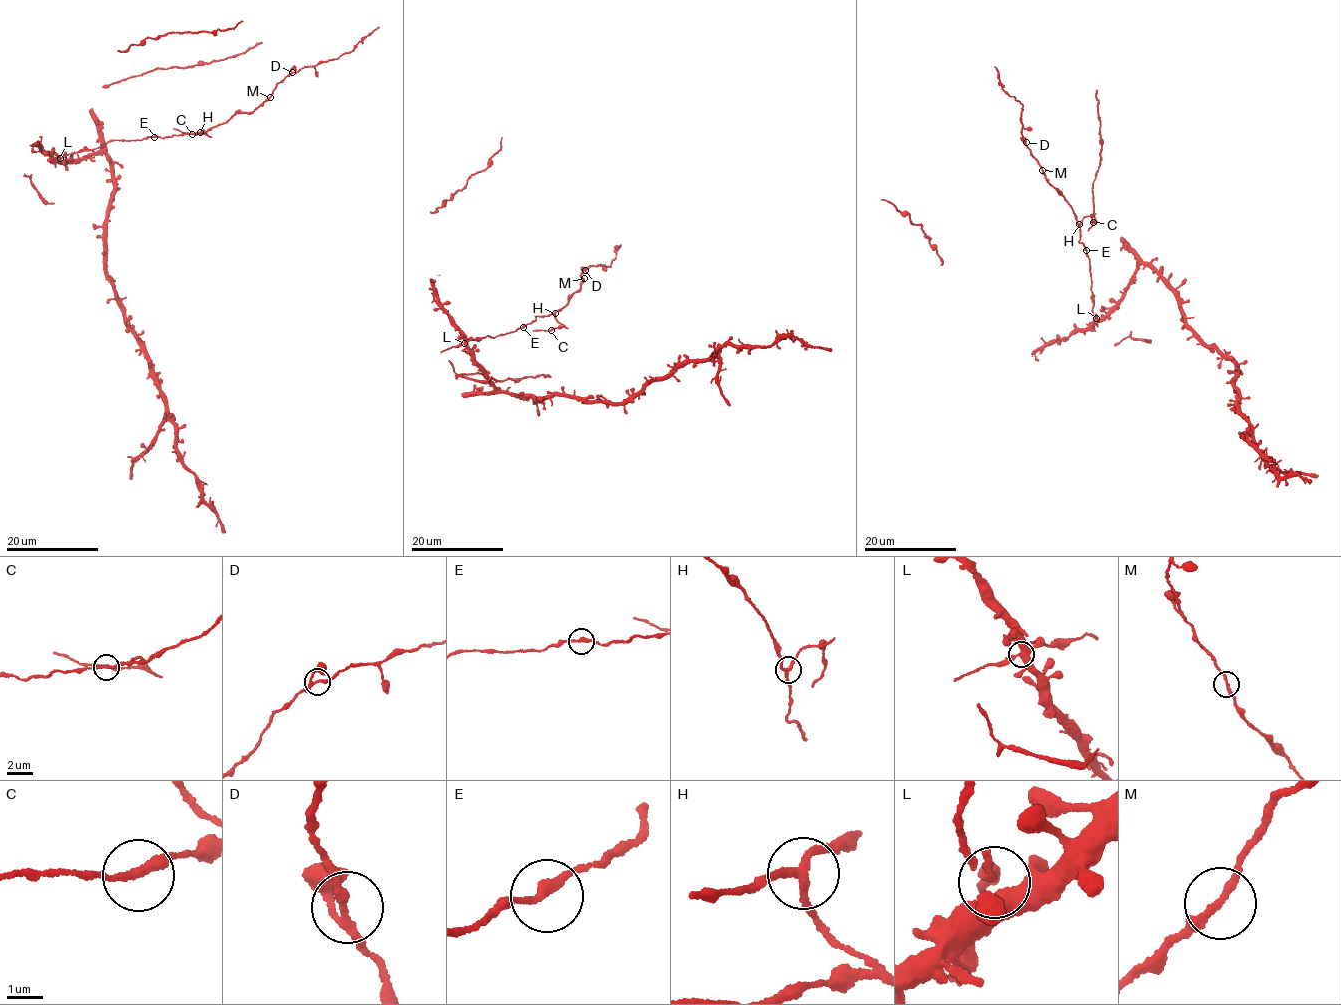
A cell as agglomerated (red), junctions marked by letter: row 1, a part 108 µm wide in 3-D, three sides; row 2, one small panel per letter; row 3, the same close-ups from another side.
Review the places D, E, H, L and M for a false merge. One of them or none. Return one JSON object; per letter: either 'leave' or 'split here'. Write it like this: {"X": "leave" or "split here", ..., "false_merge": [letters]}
{"D": "leave", "E": "leave", "H": "split here", "L": "leave", "M": "leave", "false_merge": ["H"]}

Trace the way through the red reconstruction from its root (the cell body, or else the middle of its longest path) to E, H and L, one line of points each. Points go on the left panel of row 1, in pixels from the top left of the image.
E: (99, 151), (75, 160), (60, 159), (73, 152), (95, 150), (113, 140), (154, 137)
H: (99, 151), (75, 160), (60, 159), (73, 152), (95, 150), (113, 140), (137, 140), (200, 132)
L: (99, 151), (75, 160), (61, 161), (60, 158)

